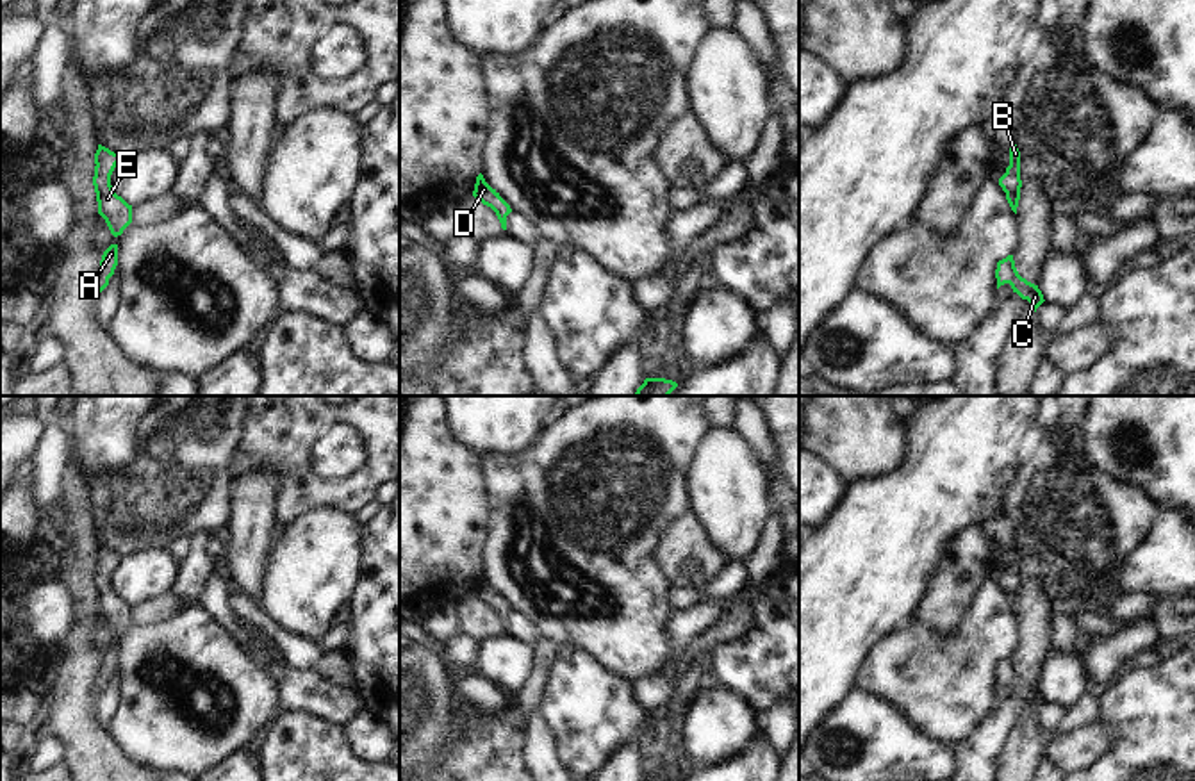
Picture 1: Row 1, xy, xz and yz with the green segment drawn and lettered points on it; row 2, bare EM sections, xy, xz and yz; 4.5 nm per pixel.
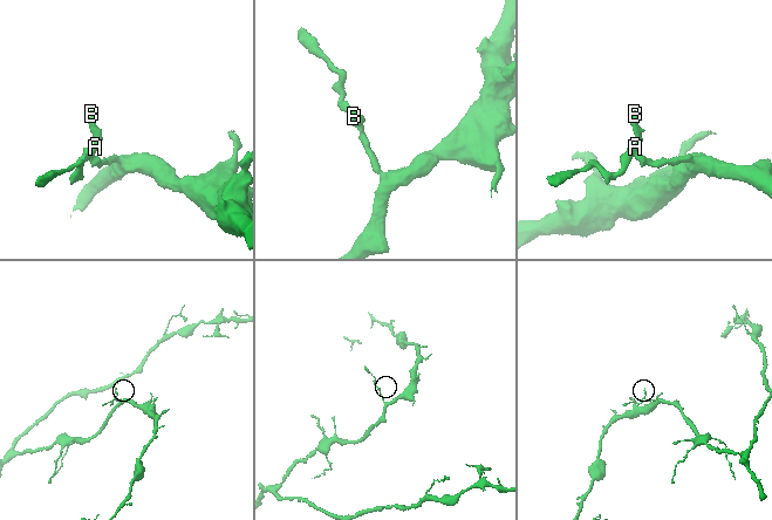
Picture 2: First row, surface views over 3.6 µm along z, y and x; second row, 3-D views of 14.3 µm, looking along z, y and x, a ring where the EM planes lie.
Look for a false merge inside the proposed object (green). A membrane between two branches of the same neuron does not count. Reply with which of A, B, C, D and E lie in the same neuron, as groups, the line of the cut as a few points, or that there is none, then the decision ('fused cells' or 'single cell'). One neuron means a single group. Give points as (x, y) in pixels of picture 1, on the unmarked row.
A B C D E; no cut; single cell

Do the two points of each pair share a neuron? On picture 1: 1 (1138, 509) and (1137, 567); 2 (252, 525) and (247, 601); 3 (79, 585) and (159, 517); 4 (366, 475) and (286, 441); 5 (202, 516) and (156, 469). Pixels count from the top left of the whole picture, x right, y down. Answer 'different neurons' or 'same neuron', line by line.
1: different neurons
2: different neurons
3: different neurons
4: same neuron
5: same neuron

